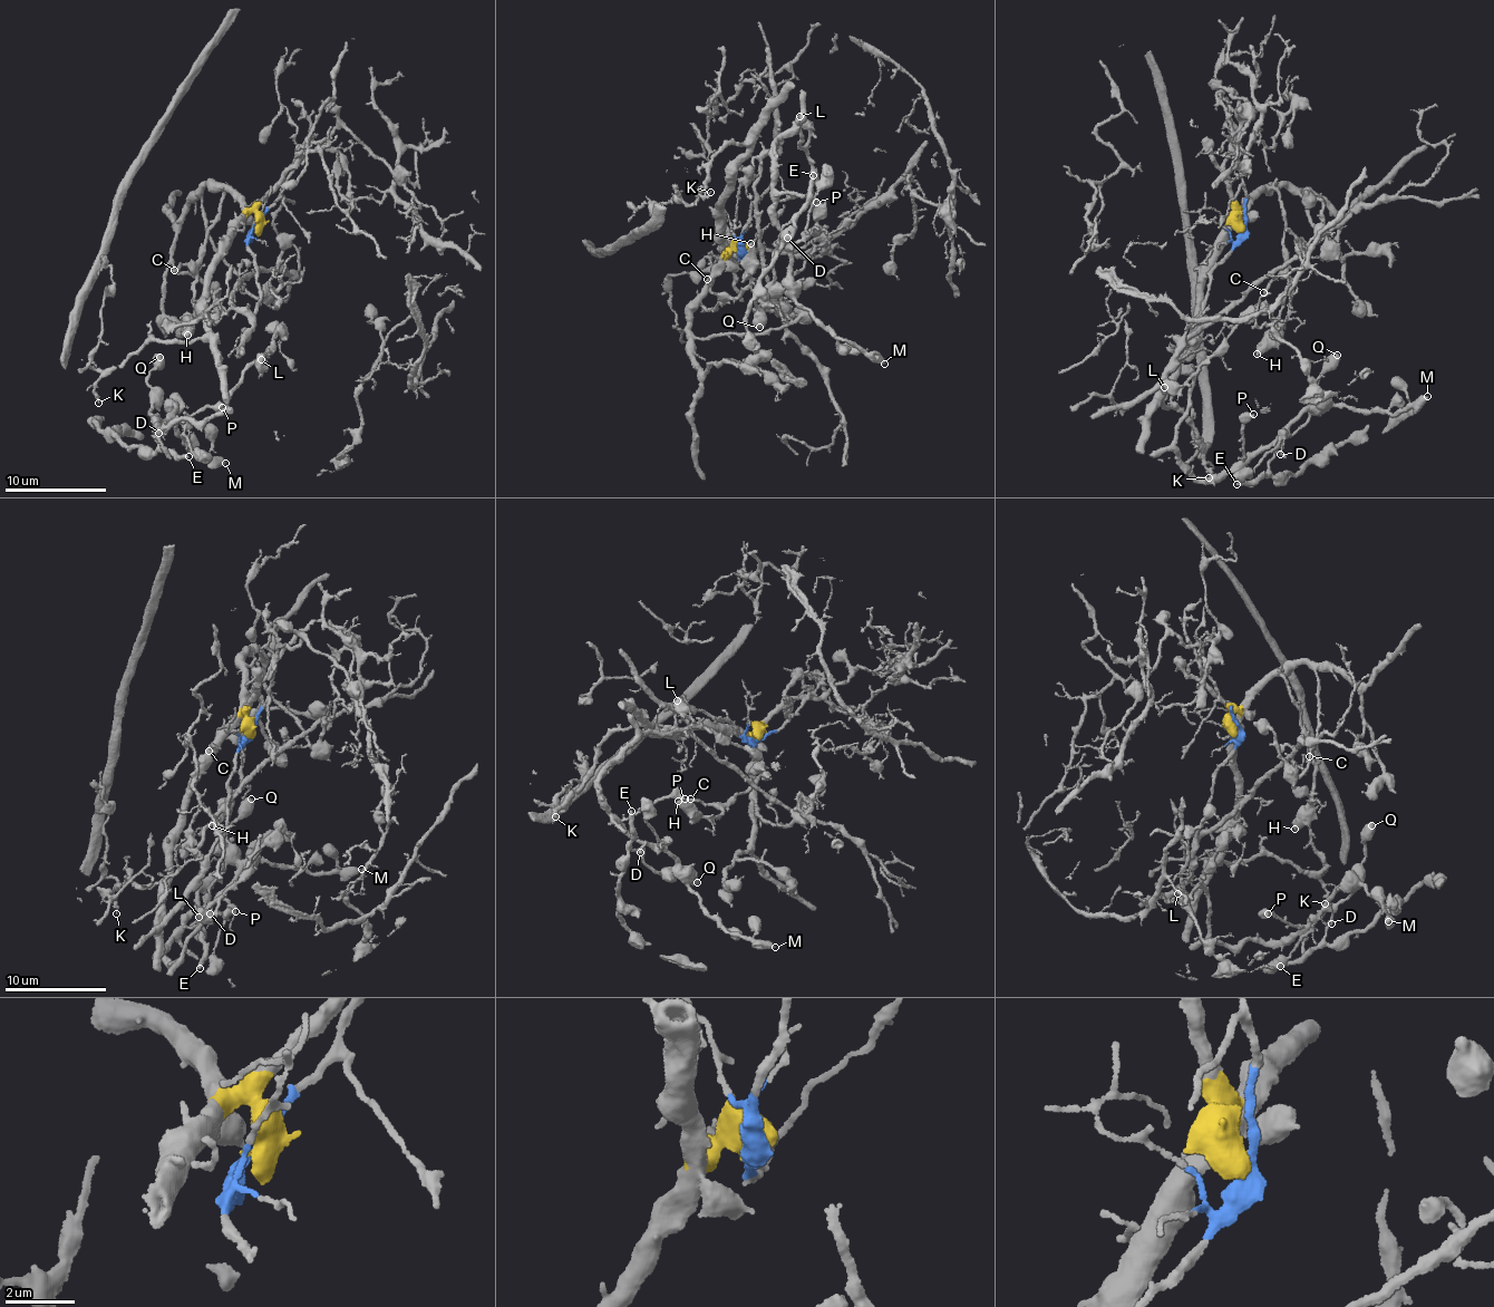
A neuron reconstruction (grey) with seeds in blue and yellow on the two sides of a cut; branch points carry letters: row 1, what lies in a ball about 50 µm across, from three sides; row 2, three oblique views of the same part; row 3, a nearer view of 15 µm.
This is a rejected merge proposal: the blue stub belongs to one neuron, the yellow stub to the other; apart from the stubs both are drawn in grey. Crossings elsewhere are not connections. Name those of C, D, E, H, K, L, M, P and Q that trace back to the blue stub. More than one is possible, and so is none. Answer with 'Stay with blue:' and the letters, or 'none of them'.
Stay with blue: none of them

